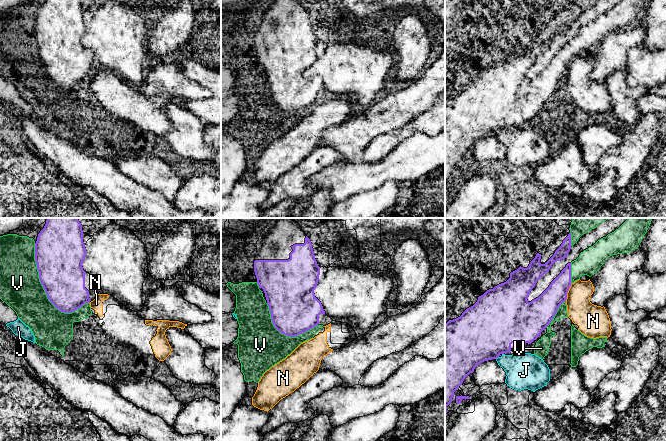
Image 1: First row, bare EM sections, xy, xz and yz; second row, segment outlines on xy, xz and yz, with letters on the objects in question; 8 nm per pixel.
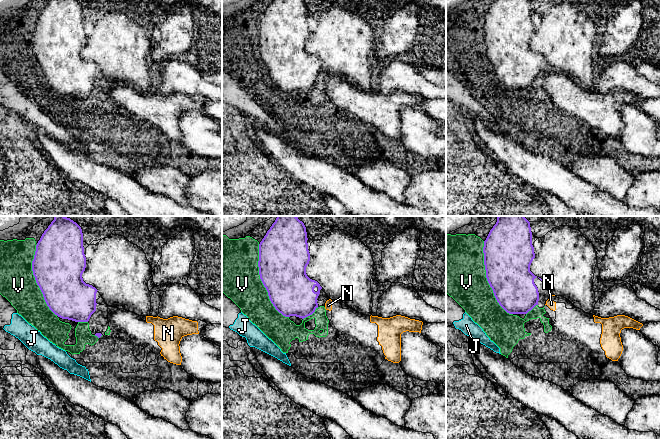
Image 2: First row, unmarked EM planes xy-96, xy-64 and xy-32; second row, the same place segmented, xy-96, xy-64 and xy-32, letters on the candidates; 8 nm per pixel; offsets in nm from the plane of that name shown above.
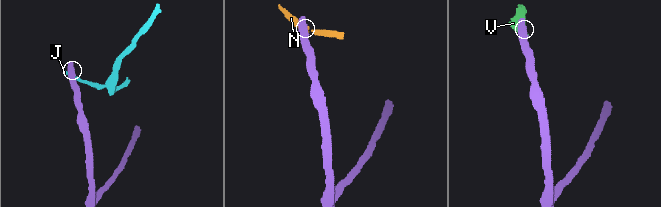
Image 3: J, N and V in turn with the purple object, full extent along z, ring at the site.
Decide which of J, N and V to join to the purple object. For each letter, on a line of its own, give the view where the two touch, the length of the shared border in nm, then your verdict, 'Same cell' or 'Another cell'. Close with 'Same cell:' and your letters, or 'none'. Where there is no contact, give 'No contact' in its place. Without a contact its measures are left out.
J: Touches purple in yz. Shared border 40 nm. Another cell
N: Touches purple in yz. Shared border 160 nm. Another cell
V: Touches purple in xy. Shared border 650 nm. Same cell
Same cell: V

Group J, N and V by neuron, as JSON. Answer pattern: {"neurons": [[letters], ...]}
{"neurons": [["J"], ["N"], ["V"]]}

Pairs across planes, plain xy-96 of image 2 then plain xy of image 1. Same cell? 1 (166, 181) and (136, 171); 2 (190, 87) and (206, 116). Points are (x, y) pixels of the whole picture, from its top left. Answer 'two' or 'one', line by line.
1: one
2: two

